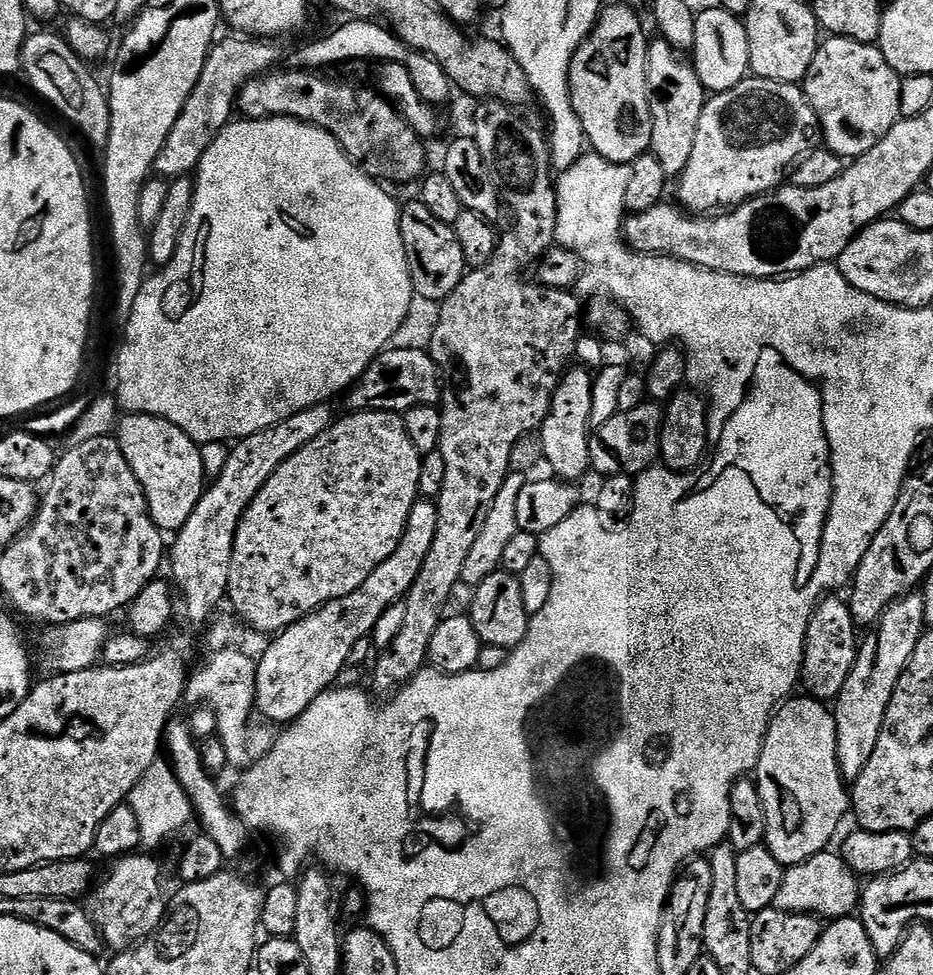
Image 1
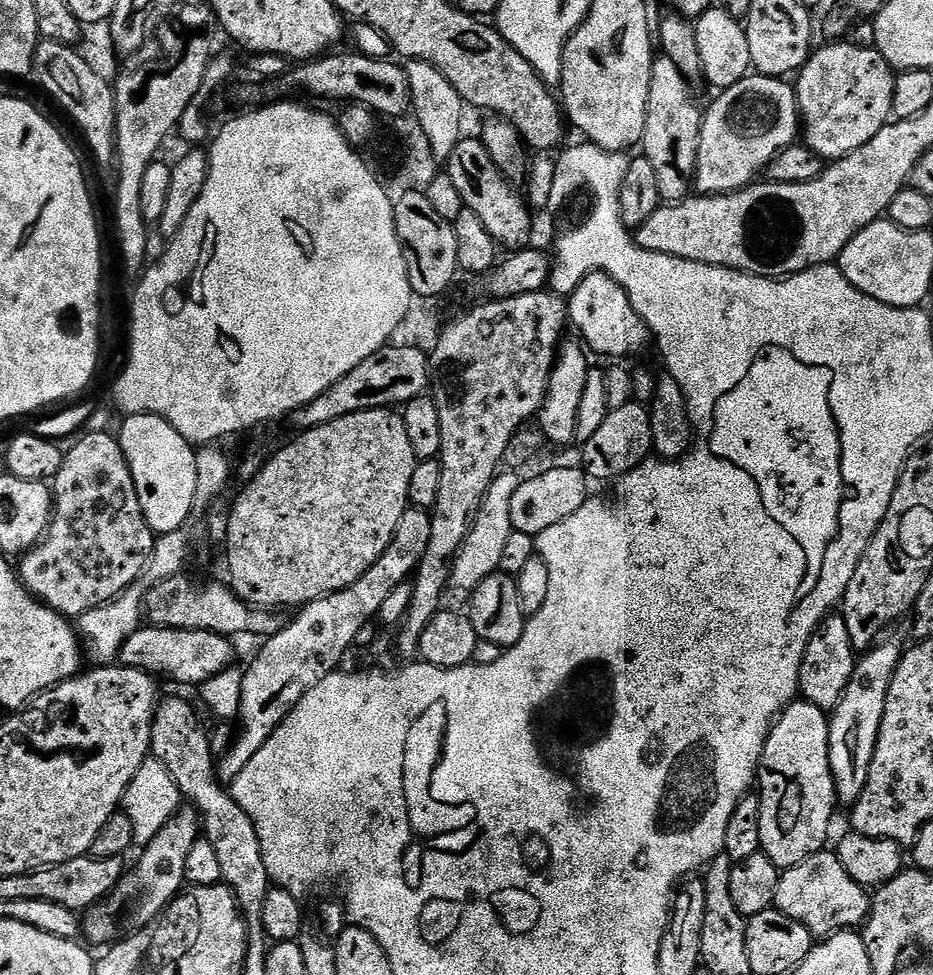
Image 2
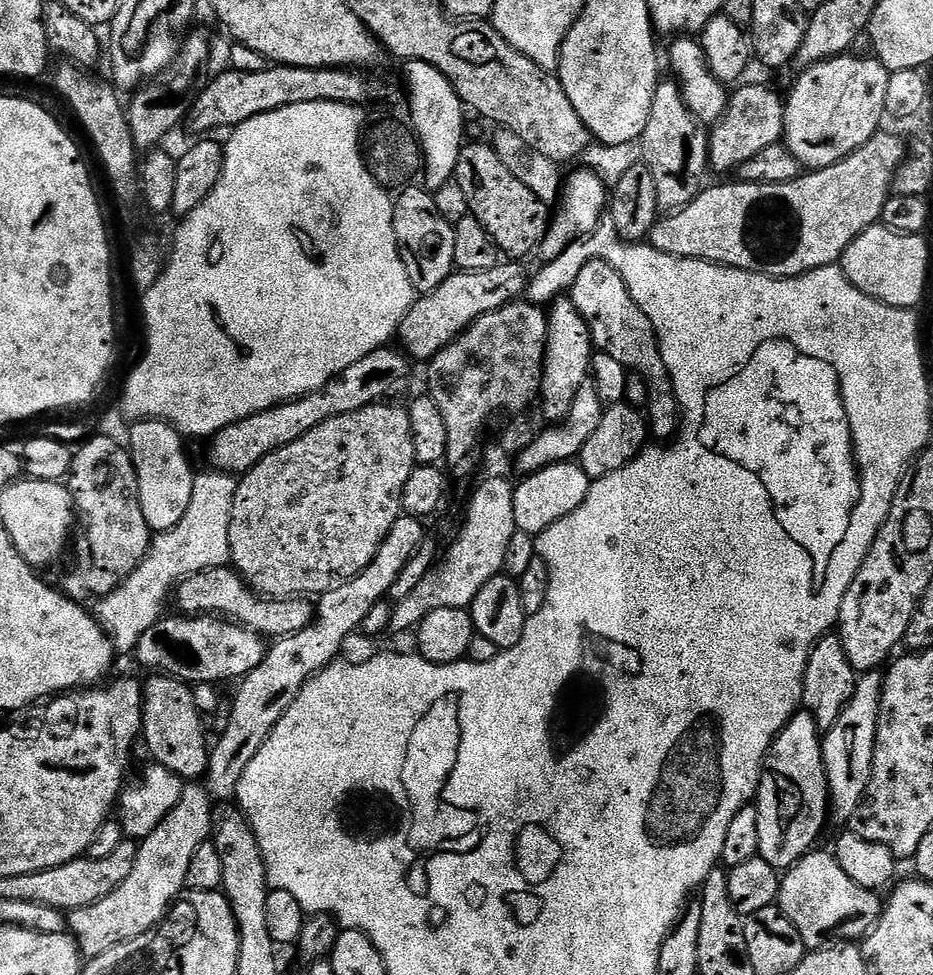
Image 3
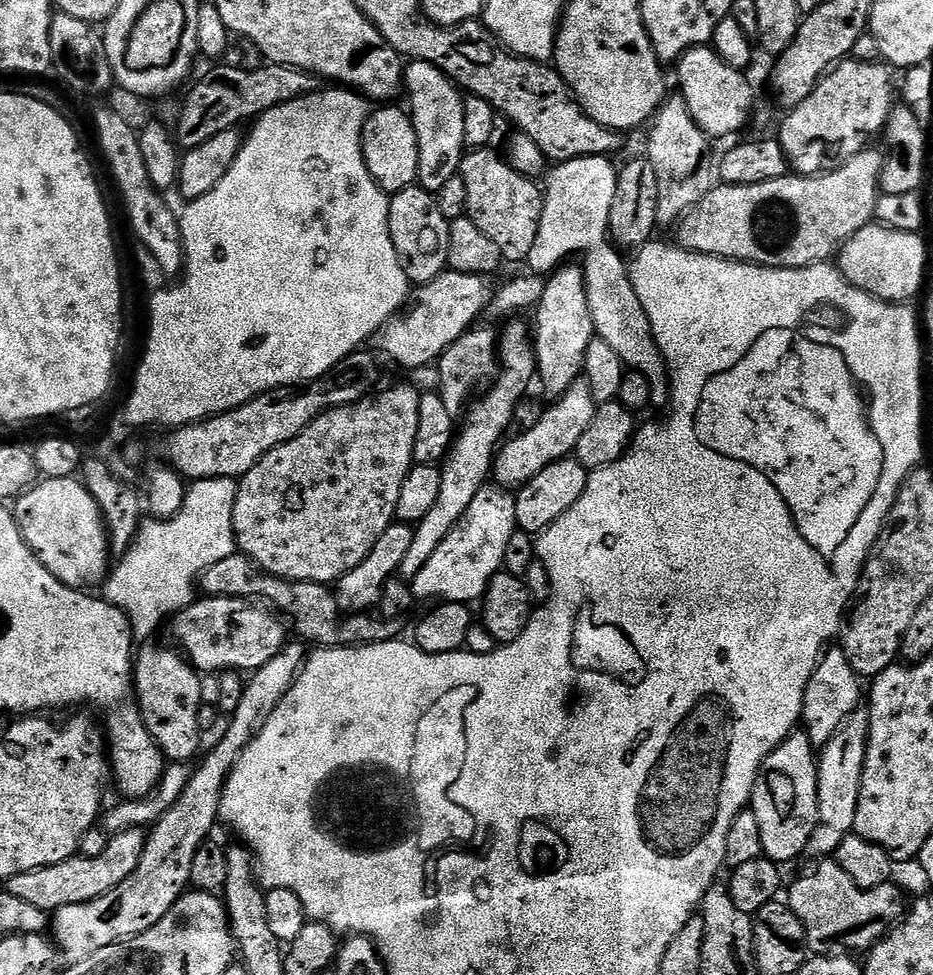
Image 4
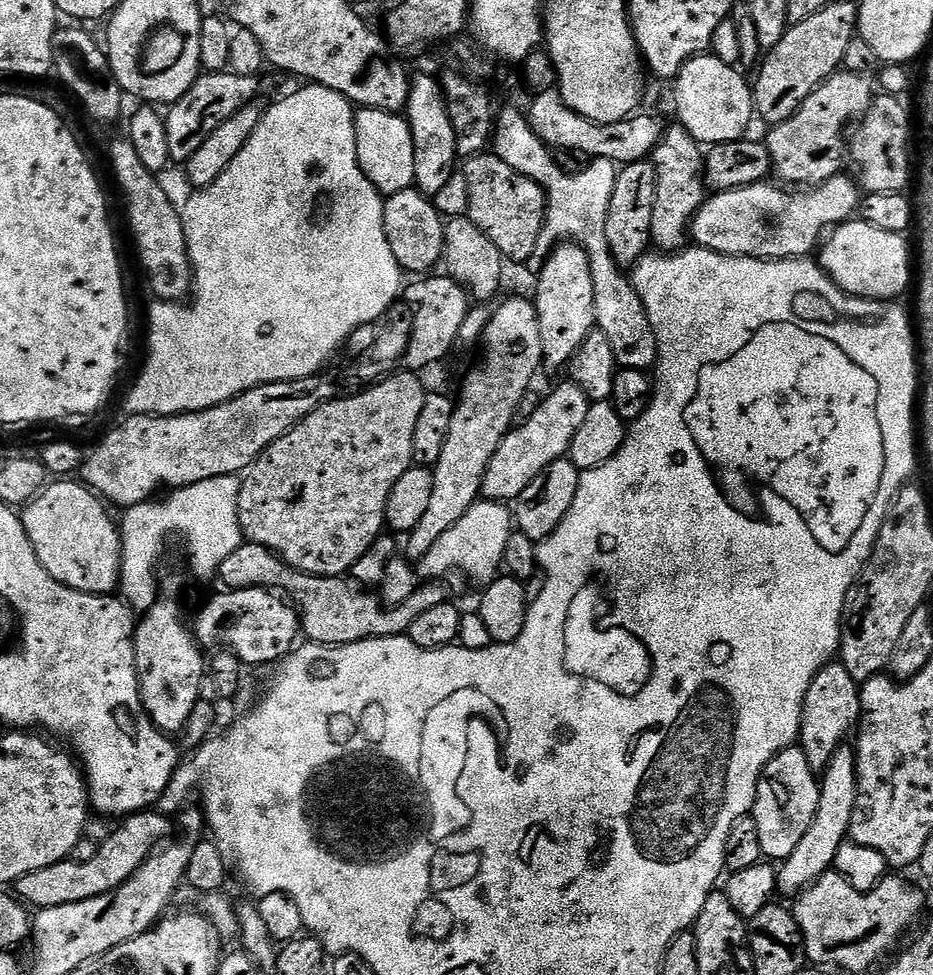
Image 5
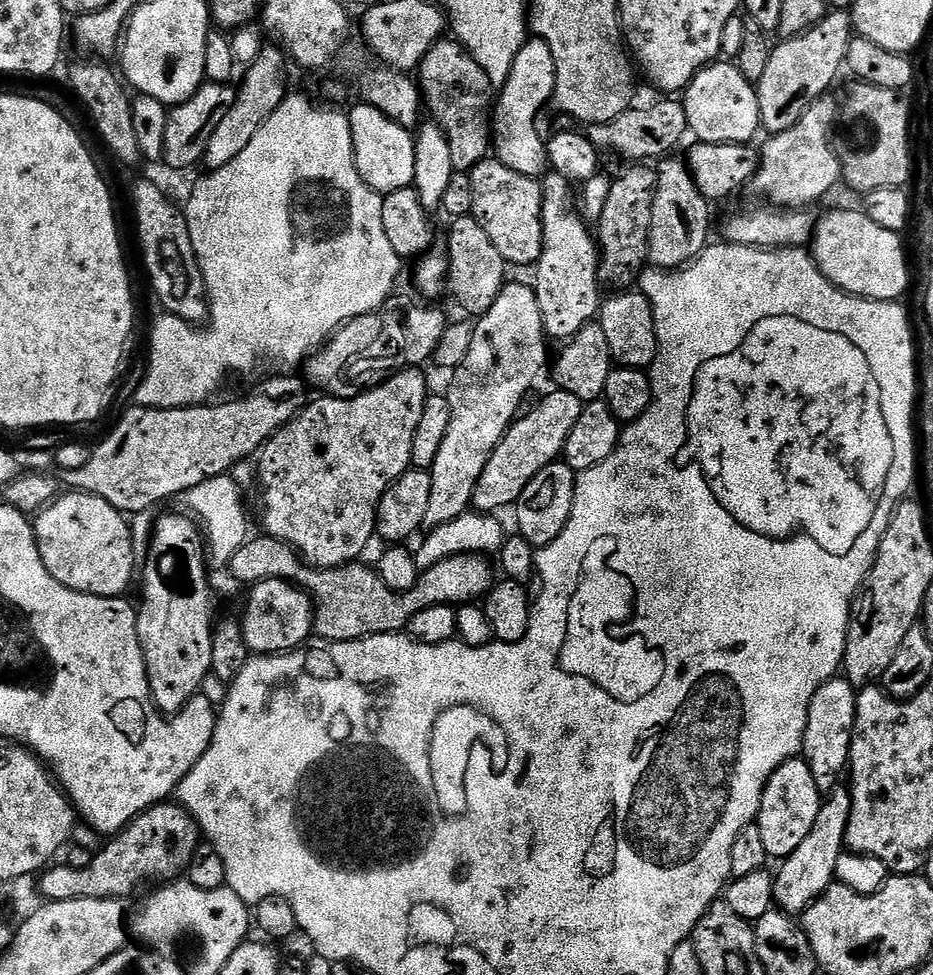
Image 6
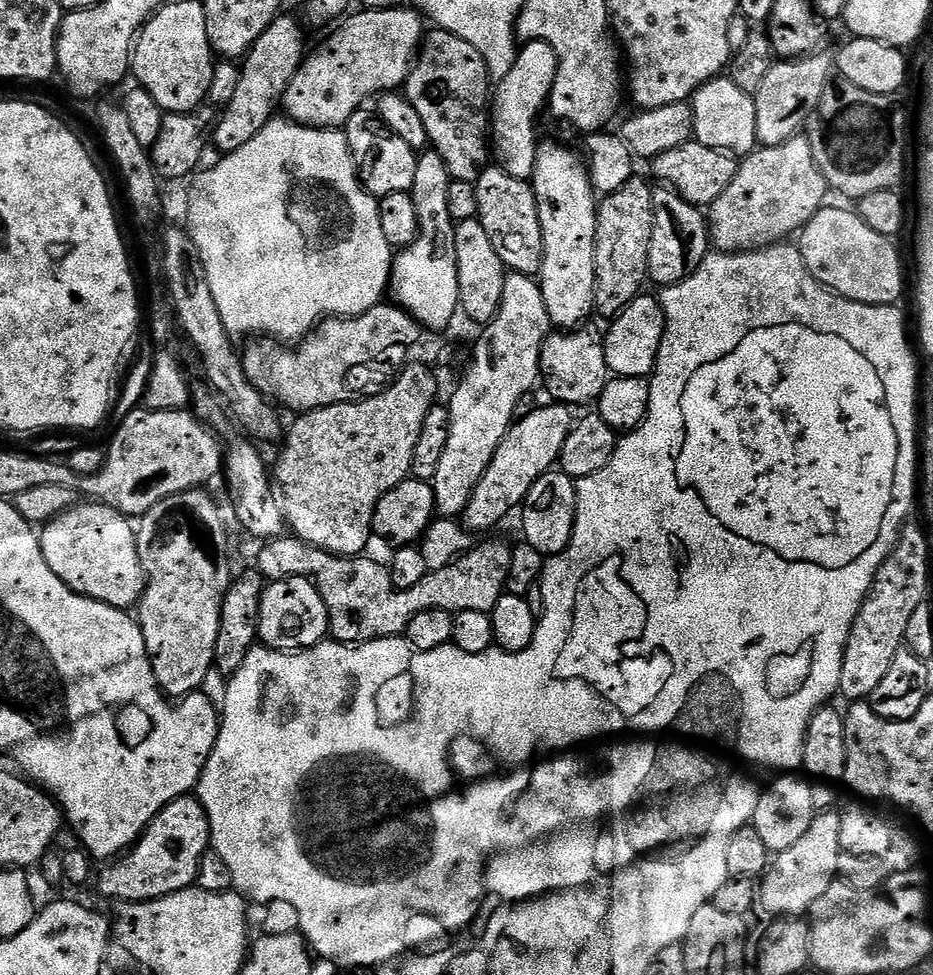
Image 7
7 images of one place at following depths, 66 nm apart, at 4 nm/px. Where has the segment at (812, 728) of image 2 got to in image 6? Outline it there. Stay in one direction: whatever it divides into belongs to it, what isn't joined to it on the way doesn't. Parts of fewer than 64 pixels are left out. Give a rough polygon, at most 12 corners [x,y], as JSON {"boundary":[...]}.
{"boundary":[[803,758],[768,779],[758,823],[769,858],[794,854],[822,793]]}

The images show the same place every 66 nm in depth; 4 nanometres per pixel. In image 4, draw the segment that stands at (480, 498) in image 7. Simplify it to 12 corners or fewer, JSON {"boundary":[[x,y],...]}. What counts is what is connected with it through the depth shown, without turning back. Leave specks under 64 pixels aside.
{"boundary":[[588,381],[503,441],[499,487],[519,490],[571,457],[598,407]]}

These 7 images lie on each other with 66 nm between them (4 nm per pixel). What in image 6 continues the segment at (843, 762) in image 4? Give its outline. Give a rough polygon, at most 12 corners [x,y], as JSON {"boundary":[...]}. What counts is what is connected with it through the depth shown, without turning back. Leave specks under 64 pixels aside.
{"boundary":[[837,786],[775,869],[775,907],[803,914],[831,886],[852,794]]}

